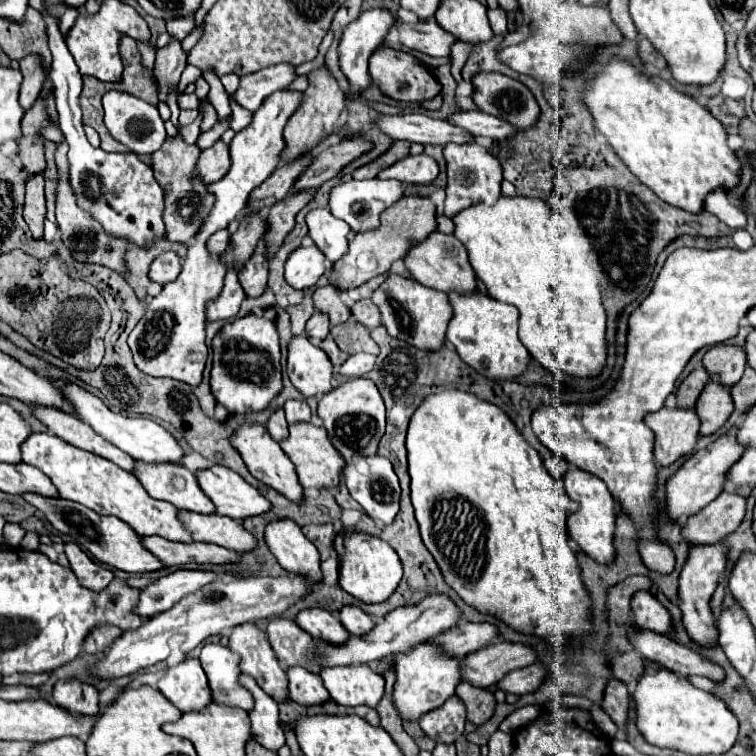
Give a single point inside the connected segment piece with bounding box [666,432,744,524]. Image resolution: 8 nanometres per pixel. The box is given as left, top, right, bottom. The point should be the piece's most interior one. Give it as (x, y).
(700, 479)

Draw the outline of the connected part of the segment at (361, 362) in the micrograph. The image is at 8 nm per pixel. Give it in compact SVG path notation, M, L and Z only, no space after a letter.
M352 354L342 366L340 366L340 374L342 376L348 376L348 378L356 378L356 376L364 376L366 372L370 372L374 368L374 360L376 356L374 354Z

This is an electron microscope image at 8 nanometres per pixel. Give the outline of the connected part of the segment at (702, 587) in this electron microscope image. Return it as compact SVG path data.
M708 544L708 546L692 546L690 556L680 572L680 590L678 590L678 606L682 610L682 624L688 632L688 636L702 648L714 648L718 640L718 628L714 624L714 614L708 606L716 584L718 584L718 574L726 566L726 544Z

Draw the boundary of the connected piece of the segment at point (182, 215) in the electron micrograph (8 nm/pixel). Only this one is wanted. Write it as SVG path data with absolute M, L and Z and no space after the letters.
M180 134L168 136L164 146L152 154L152 170L160 186L164 188L166 208L164 208L164 224L166 224L166 238L172 242L190 242L200 230L200 222L212 210L212 194L208 194L208 184L194 176L196 162L200 156L198 144L186 144Z

